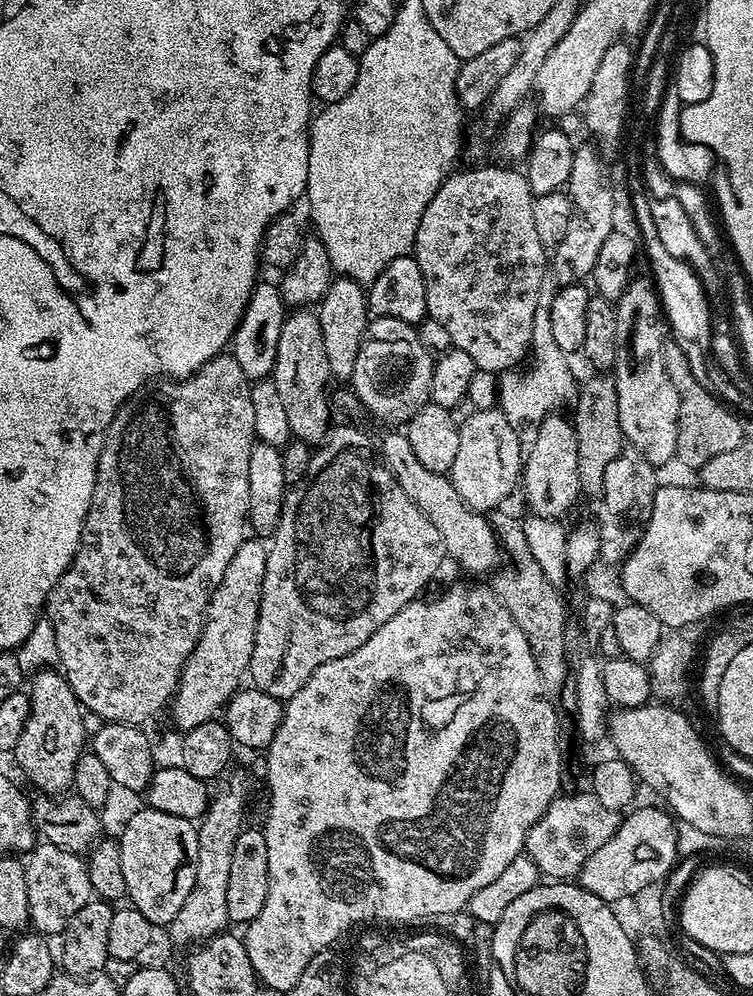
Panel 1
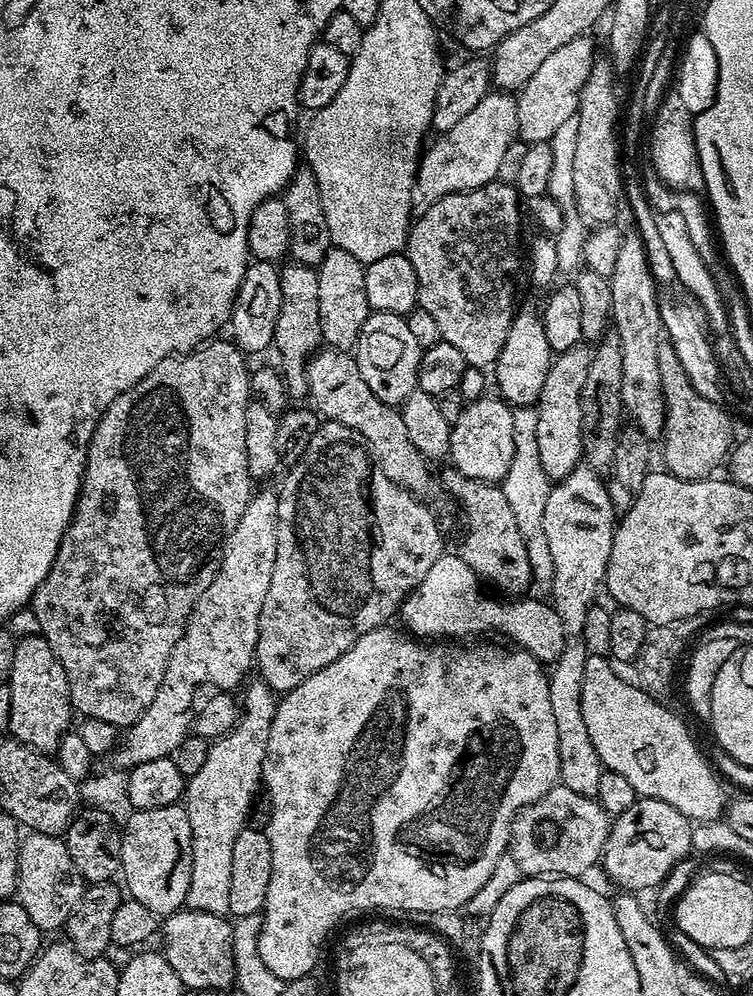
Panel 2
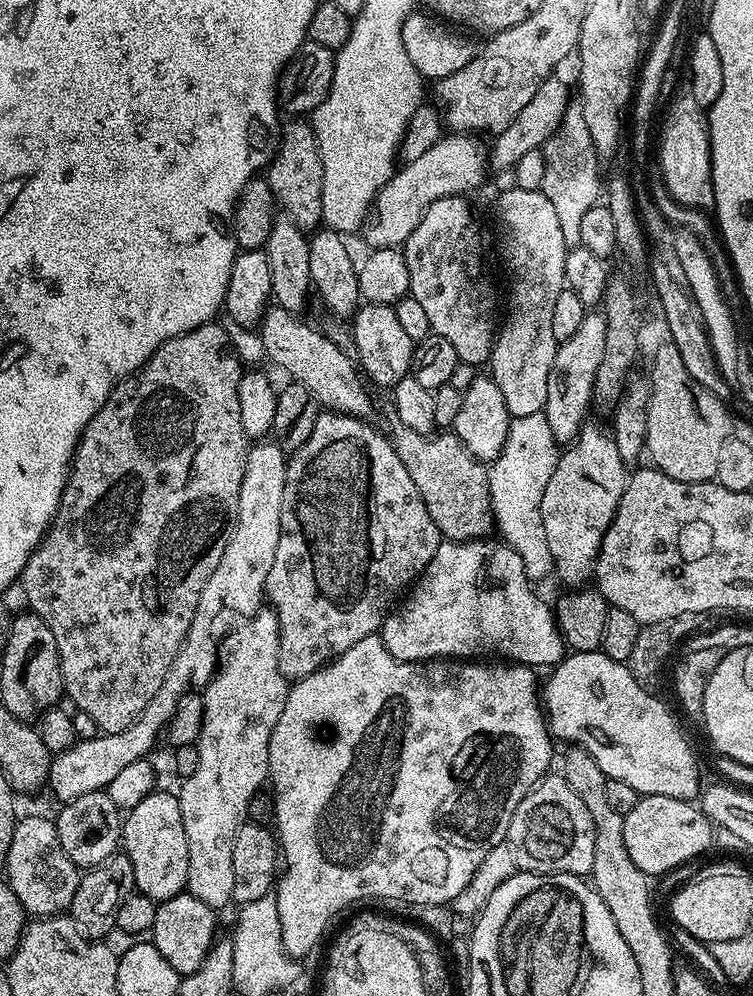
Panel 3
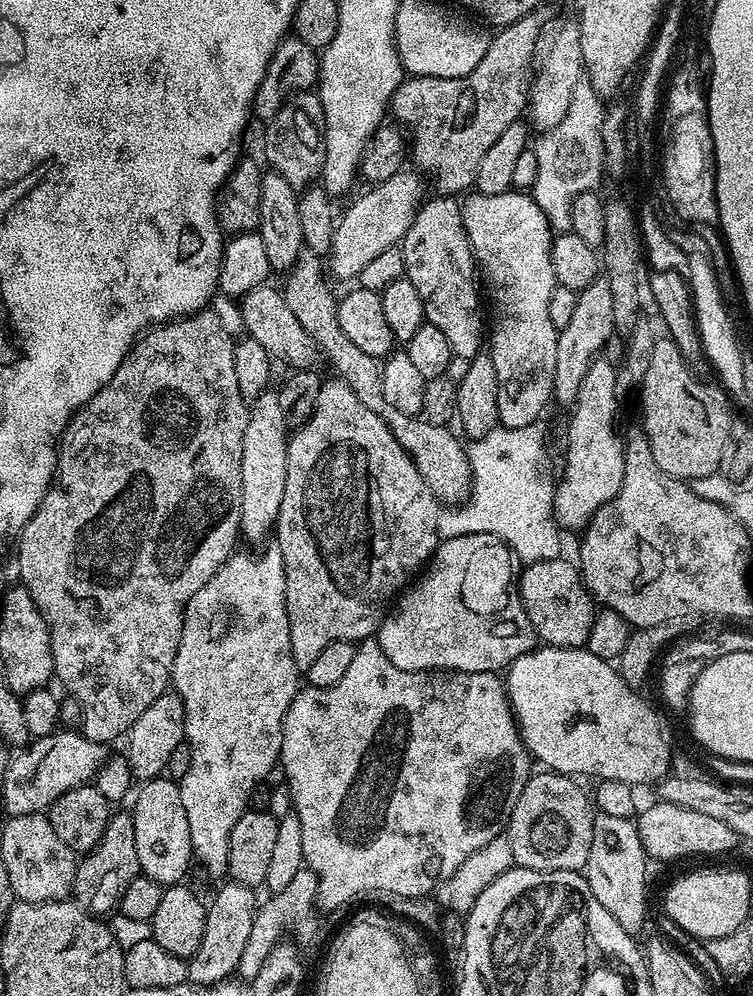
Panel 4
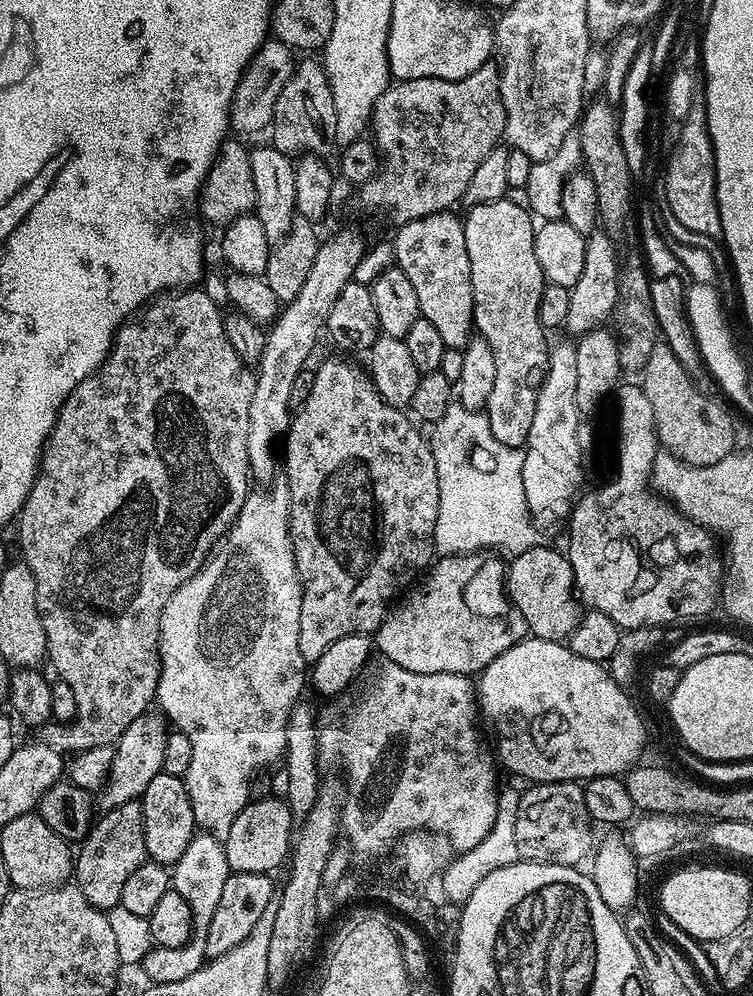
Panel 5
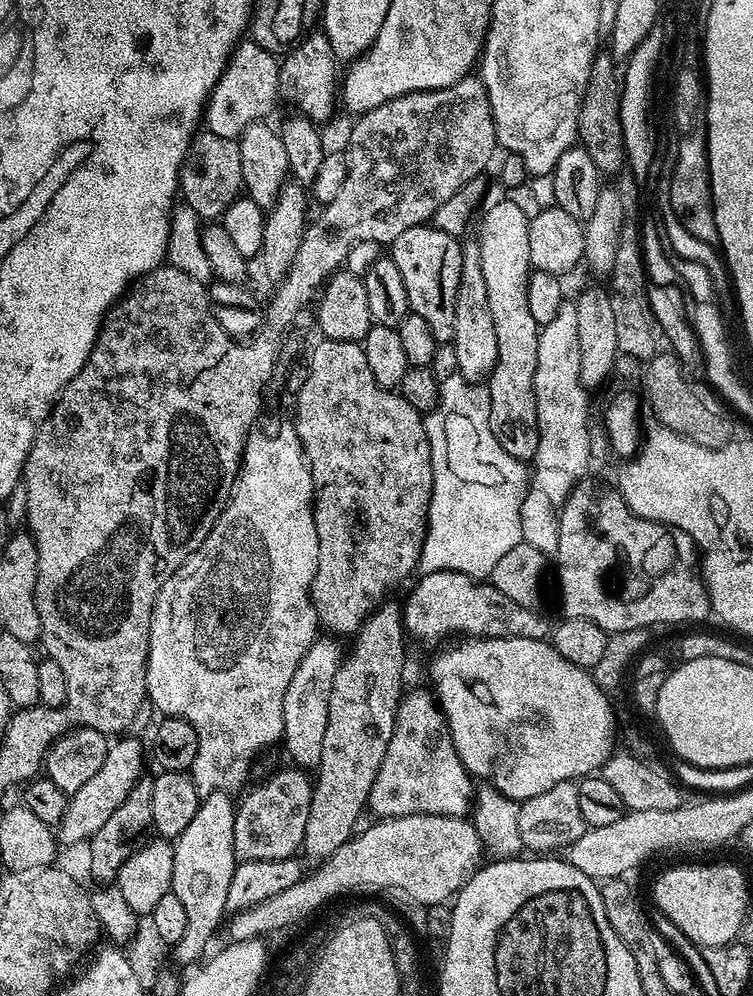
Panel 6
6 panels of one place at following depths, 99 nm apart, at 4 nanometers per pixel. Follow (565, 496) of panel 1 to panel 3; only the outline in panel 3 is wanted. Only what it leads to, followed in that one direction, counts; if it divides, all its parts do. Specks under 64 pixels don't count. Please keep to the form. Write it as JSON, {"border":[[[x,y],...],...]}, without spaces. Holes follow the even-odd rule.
{"border":[[[585,311],[578,330],[568,340],[559,341],[554,358],[547,365],[544,381],[544,417],[550,422],[550,434],[558,442],[571,442],[586,423],[584,411],[589,411],[594,390],[594,374],[602,362],[606,342],[606,318],[603,311]]]}

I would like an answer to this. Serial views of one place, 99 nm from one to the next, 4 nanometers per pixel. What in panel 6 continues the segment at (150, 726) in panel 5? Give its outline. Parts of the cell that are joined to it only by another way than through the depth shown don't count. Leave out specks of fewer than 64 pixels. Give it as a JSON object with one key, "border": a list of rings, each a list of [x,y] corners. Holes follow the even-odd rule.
{"border":[[[132,734],[113,739],[109,743],[106,762],[102,762],[101,768],[68,797],[66,814],[62,814],[58,825],[58,840],[61,845],[89,841],[94,834],[98,834],[98,830],[102,830],[110,814],[114,814],[114,810],[118,810],[118,806],[126,802],[126,794],[130,794],[130,790],[134,790],[134,786],[142,778],[143,772],[140,771],[144,768],[144,756],[146,760],[145,745],[143,748]]]}

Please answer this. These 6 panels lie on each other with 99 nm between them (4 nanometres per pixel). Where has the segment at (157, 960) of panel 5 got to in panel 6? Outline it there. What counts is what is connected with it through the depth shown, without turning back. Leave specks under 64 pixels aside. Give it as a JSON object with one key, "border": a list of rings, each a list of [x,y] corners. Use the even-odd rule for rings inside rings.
{"border":[[[210,792],[201,799],[190,826],[174,841],[174,878],[172,891],[182,898],[186,910],[186,934],[174,946],[180,964],[195,965],[205,955],[216,927],[225,919],[226,893],[237,866],[234,851],[234,818],[236,804],[226,792]],[[201,955],[201,956],[200,956]],[[200,956],[200,957],[199,957]],[[198,959],[196,962],[195,960]]]}

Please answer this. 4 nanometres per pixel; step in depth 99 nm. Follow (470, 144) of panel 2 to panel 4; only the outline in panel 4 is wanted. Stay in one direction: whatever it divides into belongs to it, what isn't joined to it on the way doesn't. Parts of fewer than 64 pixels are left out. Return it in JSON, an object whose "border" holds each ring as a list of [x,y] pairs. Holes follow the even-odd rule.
{"border":[[[401,170],[394,174],[392,178],[387,178],[380,184],[373,183],[345,212],[337,219],[336,229],[334,230],[334,242],[332,250],[326,257],[326,268],[329,273],[332,272],[340,280],[355,281],[360,275],[362,266],[369,264],[377,254],[382,254],[382,250],[390,250],[397,247],[403,241],[406,230],[410,230],[410,226],[414,222],[416,212],[420,205],[426,199],[424,193],[424,184],[419,180],[421,177],[415,171]]]}

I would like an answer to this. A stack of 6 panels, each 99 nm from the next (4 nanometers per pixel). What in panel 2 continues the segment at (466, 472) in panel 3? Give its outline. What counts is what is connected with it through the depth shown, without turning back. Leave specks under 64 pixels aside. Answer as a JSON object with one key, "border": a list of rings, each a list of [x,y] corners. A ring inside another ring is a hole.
{"border":[[[445,467],[444,480],[442,476],[442,488],[449,492],[454,499],[460,503],[460,512],[464,515],[464,537],[460,540],[458,555],[468,563],[470,570],[479,576],[481,581],[493,584],[496,588],[501,588],[504,594],[516,598],[527,590],[531,584],[534,584],[532,567],[530,566],[530,554],[528,553],[528,544],[524,540],[522,530],[518,530],[518,518],[514,518],[514,510],[510,510],[510,502],[506,502],[506,494],[499,483],[489,482],[487,480],[475,480],[466,478],[455,468]]]}

